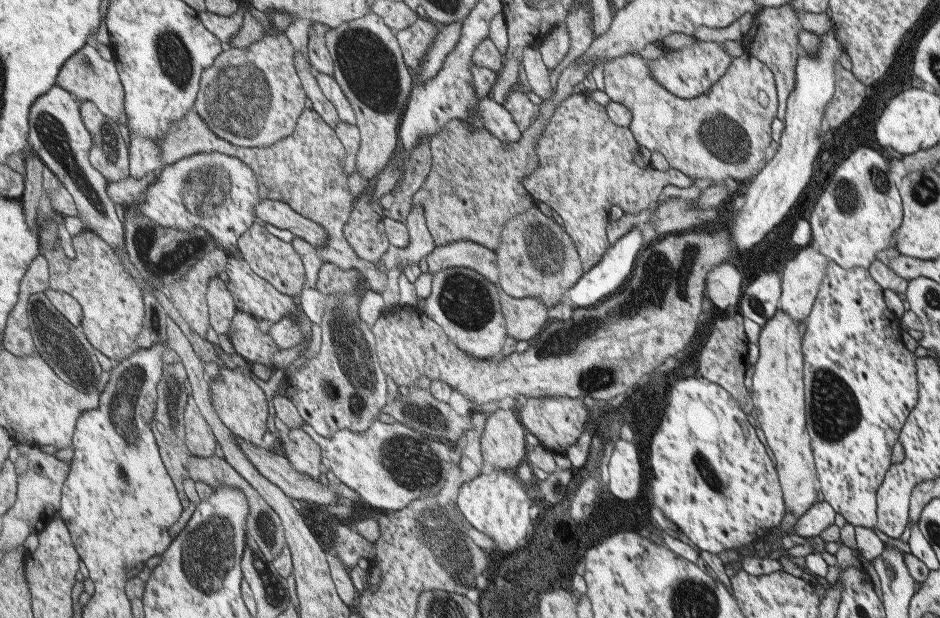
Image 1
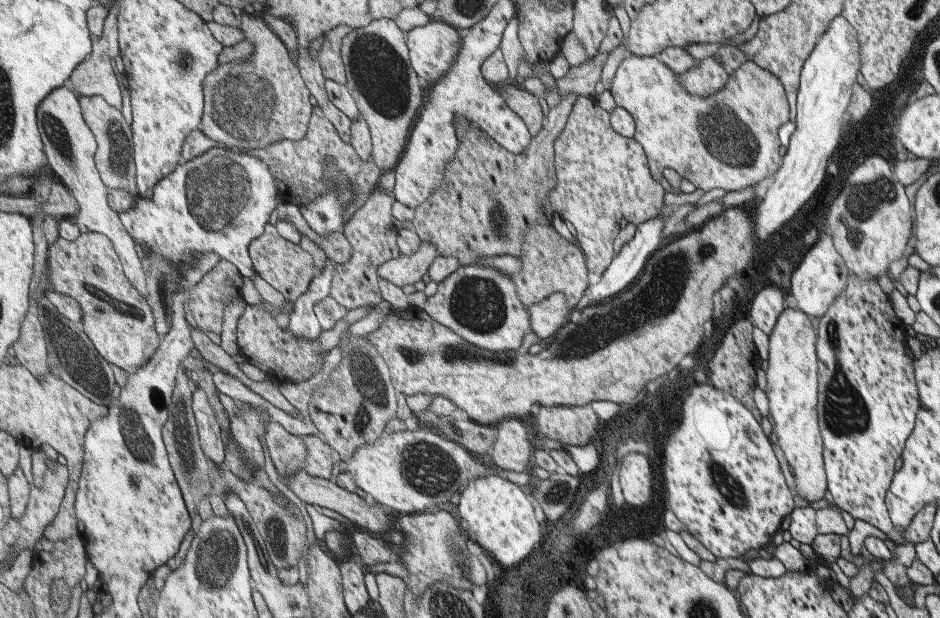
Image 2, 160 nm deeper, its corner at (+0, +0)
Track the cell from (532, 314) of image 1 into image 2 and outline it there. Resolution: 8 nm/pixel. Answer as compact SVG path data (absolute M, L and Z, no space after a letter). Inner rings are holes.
M561 293L549 294L537 304L526 306L530 314L532 332L547 338L569 321L571 307Z

